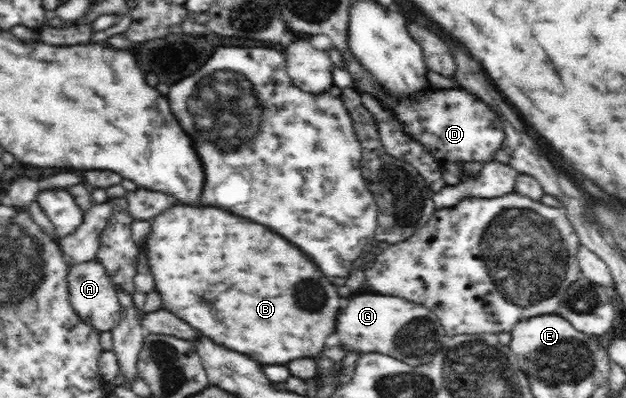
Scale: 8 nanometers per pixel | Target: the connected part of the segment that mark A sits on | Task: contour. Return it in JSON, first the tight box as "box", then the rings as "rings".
{"box":[68,259,122,332],"rings":[[[96,259],[76,263],[68,272],[69,303],[82,321],[100,332],[111,331],[122,316],[122,305],[117,298],[117,288],[112,285],[111,275]]]}

